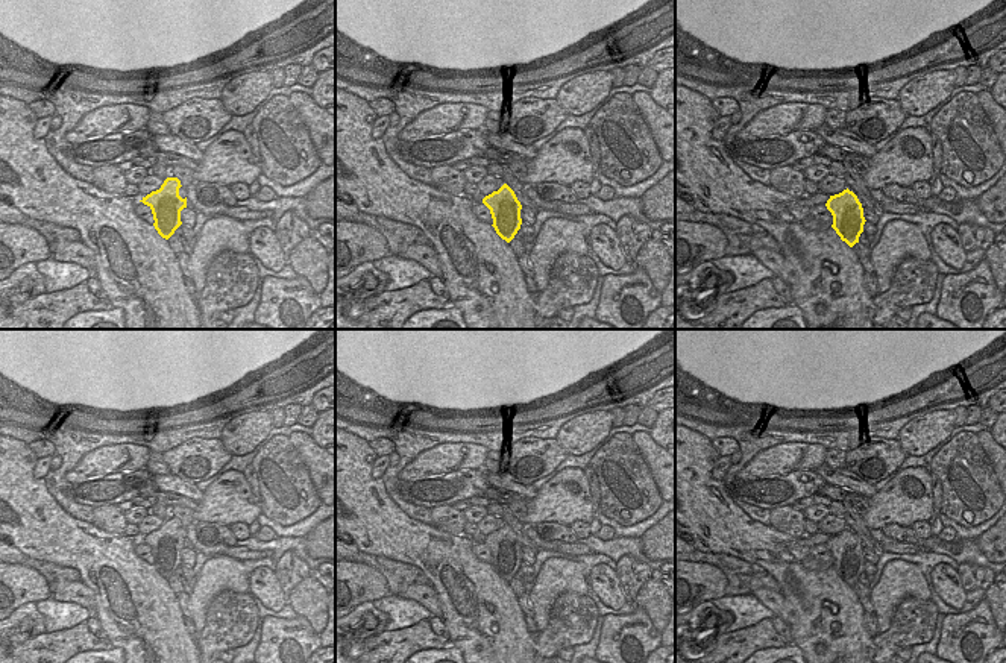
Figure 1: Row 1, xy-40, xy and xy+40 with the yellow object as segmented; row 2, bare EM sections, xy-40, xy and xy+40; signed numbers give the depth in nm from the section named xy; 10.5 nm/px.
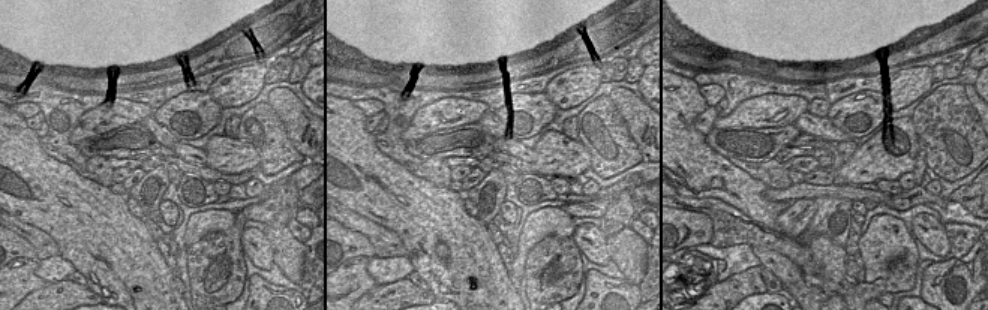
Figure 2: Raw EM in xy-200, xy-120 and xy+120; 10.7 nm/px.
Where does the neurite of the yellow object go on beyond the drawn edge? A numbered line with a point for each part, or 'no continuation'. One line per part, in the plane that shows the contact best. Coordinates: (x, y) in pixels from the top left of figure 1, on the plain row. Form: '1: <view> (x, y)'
no continuation

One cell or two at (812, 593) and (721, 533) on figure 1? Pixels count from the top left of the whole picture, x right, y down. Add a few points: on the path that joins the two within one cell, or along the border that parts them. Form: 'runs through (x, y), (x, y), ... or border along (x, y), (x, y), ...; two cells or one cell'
runs through (789, 572), (762, 545), (744, 537); one cell

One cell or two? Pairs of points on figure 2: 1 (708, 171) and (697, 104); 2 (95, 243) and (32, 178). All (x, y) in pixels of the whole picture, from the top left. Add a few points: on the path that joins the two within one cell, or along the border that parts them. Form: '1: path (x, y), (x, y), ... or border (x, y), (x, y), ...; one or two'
1: path (691, 154), (687, 150), (687, 120); one
2: path (80, 226), (48, 195); one

